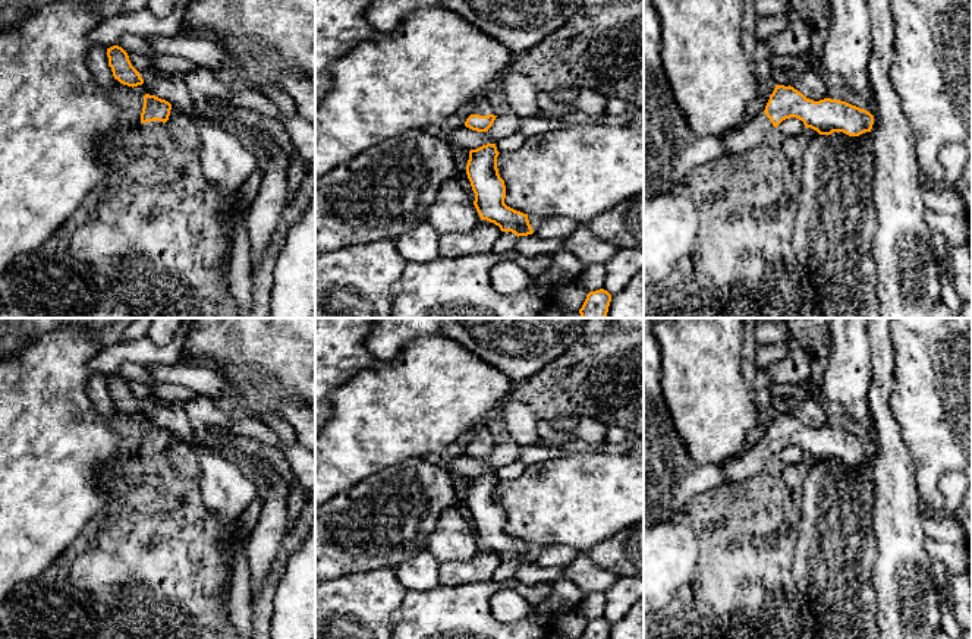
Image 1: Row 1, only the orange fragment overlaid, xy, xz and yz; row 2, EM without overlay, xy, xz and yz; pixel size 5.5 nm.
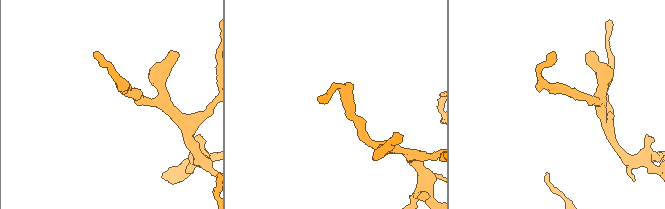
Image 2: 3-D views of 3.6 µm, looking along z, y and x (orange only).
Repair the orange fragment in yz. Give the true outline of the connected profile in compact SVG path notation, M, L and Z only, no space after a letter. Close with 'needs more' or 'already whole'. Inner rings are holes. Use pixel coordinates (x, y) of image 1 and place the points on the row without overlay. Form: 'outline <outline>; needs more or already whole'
outline M776 413L765 438L724 466L724 481L742 482L756 476L770 457L790 446L802 448L805 456L820 463L843 460L859 465L871 460L874 453L874 444L869 440L846 429L831 426L814 429L790 413Z; needs more

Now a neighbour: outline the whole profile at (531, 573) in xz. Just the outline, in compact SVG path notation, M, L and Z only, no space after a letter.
M532 561L528 564L519 564L516 567L515 577L531 585L541 585L541 583L553 585L562 575L563 570L553 567L540 567L535 564L535 561Z

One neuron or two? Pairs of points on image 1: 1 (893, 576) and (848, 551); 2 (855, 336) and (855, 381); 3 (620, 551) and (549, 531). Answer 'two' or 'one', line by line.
1: two
2: one
3: two

